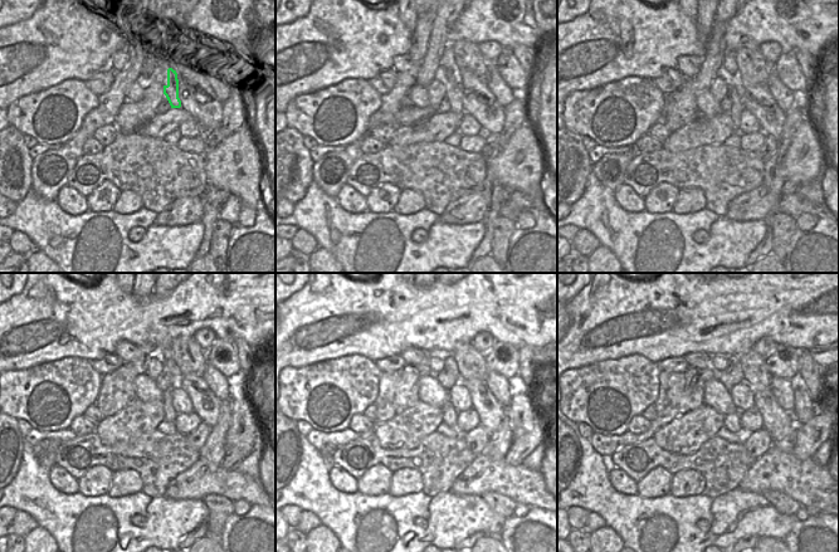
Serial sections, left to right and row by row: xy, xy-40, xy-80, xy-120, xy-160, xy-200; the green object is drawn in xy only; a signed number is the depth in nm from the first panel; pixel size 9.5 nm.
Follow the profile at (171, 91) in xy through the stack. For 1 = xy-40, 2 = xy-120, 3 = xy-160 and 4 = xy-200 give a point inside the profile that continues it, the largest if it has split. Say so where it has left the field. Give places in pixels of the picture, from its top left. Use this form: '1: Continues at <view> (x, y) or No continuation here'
1: Continues at xy-40 (454, 91)
2: Continues at xy-120 (170, 415)
3: Continues at xy-160 (449, 414)
4: Continues at xy-200 (732, 423)

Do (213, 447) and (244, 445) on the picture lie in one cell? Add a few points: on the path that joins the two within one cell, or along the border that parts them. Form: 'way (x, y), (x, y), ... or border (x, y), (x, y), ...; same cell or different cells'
border (230, 418), (224, 454); different cells

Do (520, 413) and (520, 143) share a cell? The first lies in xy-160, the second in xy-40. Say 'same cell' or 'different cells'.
same cell

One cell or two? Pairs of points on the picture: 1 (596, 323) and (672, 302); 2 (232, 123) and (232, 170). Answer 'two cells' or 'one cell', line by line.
1: one cell
2: two cells

